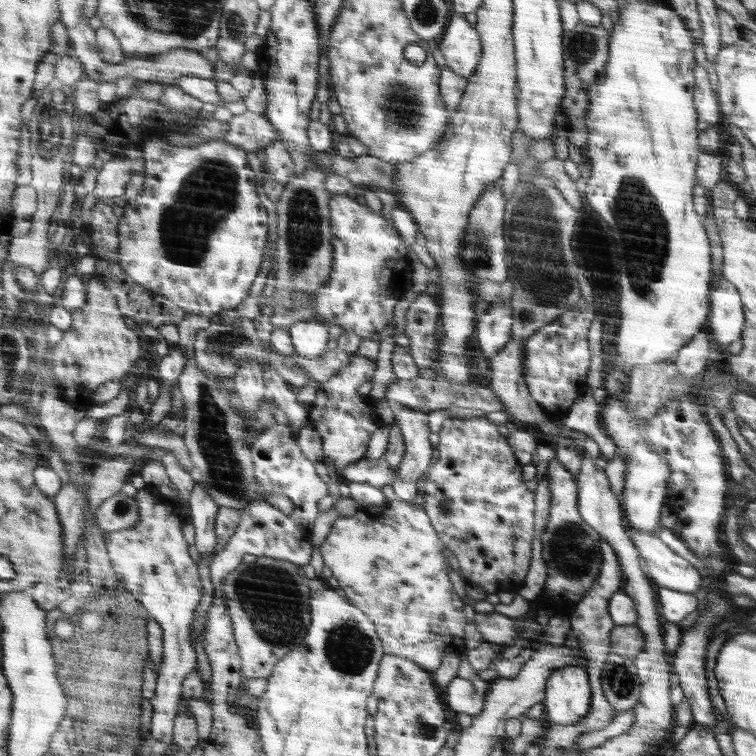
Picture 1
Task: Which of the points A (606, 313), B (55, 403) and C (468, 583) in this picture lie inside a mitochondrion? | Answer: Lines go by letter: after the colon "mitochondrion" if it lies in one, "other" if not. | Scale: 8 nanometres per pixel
A: other
B: other
C: other

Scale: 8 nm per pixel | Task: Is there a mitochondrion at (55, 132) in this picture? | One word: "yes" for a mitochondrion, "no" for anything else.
yes

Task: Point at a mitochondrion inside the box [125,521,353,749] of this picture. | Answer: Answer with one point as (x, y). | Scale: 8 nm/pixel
(278, 613)

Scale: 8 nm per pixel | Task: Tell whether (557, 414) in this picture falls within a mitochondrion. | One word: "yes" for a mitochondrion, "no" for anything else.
no

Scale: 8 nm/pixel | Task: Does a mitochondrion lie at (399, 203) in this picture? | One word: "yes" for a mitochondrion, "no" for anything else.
no

